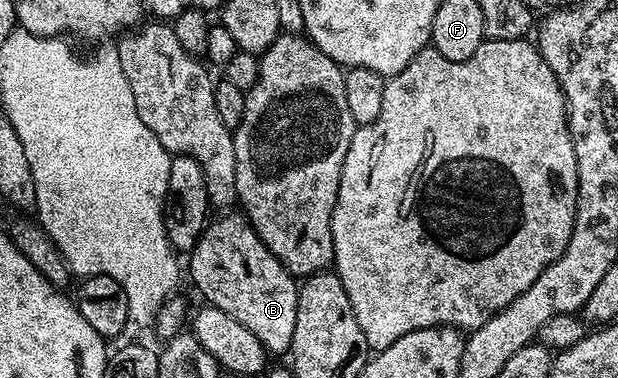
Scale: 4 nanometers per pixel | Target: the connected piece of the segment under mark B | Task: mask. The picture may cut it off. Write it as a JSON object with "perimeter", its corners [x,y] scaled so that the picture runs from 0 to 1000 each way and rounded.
{"perimeter":[[[361,563],[356,579],[343,577],[335,598],[328,603],[328,619],[322,624],[322,635],[316,643],[316,656],[306,667],[309,685],[309,738],[316,746],[316,759],[330,780],[333,799],[343,812],[358,817],[358,828],[371,828],[371,839],[377,839],[382,849],[390,849],[390,860],[396,860],[396,870],[403,870],[403,881],[409,881],[409,892],[416,892],[416,902],[422,902],[422,913],[440,942],[463,942],[469,931],[474,913],[474,868],[481,862],[481,786],[484,783],[484,749],[479,730],[461,712],[461,701],[440,664],[429,648],[429,638],[422,638],[422,627],[416,627],[416,616],[409,606],[409,595],[400,582],[400,571],[392,563],[382,569],[367,569],[374,563]]]}

